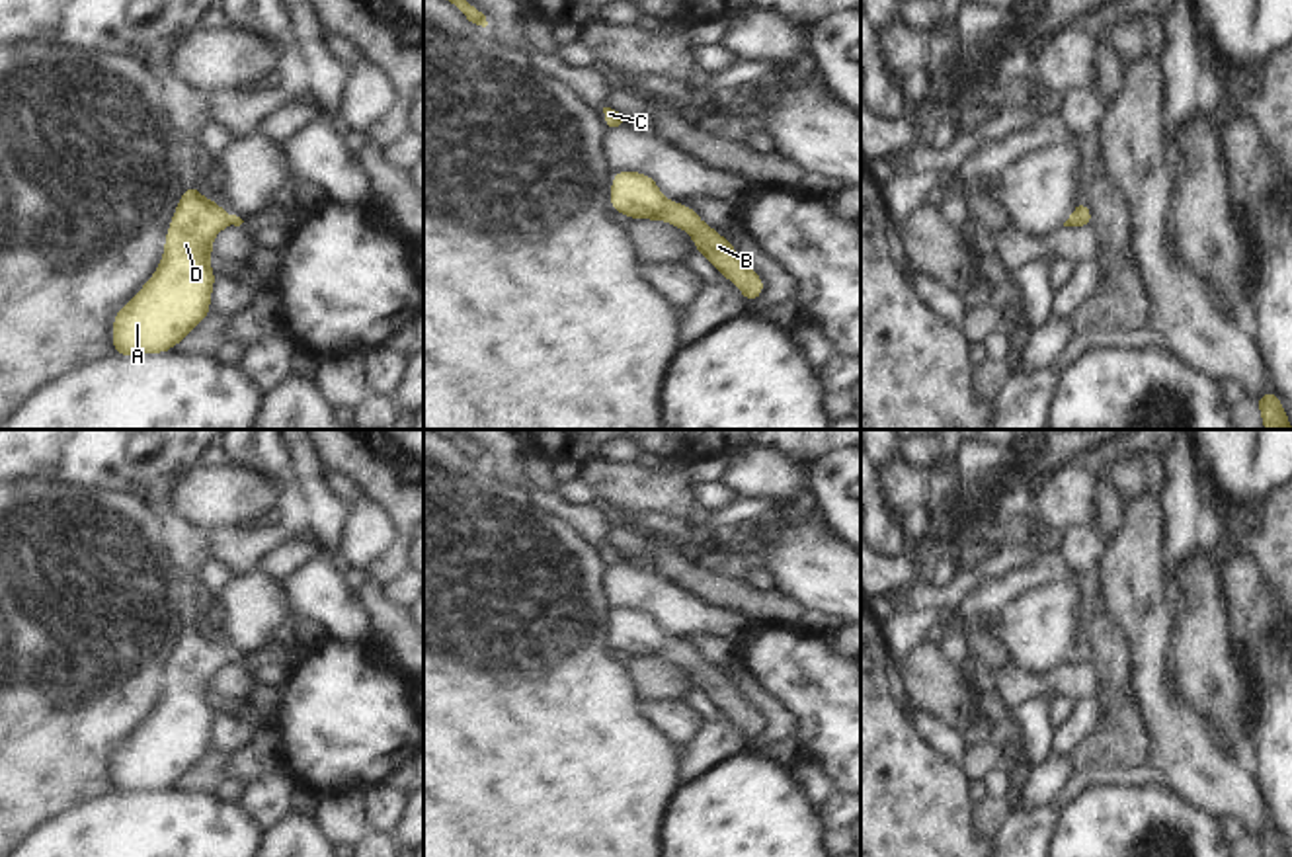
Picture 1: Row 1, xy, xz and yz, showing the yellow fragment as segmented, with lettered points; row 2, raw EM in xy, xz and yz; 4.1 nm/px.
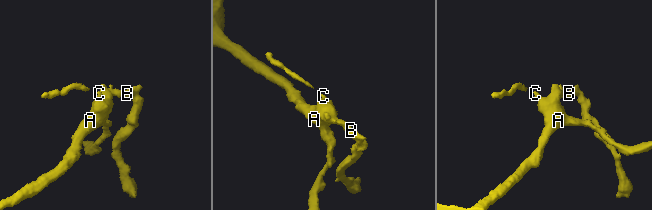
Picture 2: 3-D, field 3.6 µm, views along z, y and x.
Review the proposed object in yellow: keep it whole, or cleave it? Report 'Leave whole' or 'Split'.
Leave whole

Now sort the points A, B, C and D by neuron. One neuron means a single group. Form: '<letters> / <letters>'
A B C D

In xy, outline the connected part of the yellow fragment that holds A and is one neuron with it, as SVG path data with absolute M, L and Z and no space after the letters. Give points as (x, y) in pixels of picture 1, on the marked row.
M183 185L158 267L113 316L113 355L168 353L209 316L217 279L209 264L213 240L242 223L197 185Z

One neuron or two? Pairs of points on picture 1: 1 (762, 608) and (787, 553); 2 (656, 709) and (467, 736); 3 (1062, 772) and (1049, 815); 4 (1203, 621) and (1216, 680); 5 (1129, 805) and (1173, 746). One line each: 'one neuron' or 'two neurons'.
1: two neurons
2: two neurons
3: two neurons
4: one neuron
5: two neurons

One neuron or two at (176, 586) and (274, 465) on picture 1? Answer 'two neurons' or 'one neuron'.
two neurons

